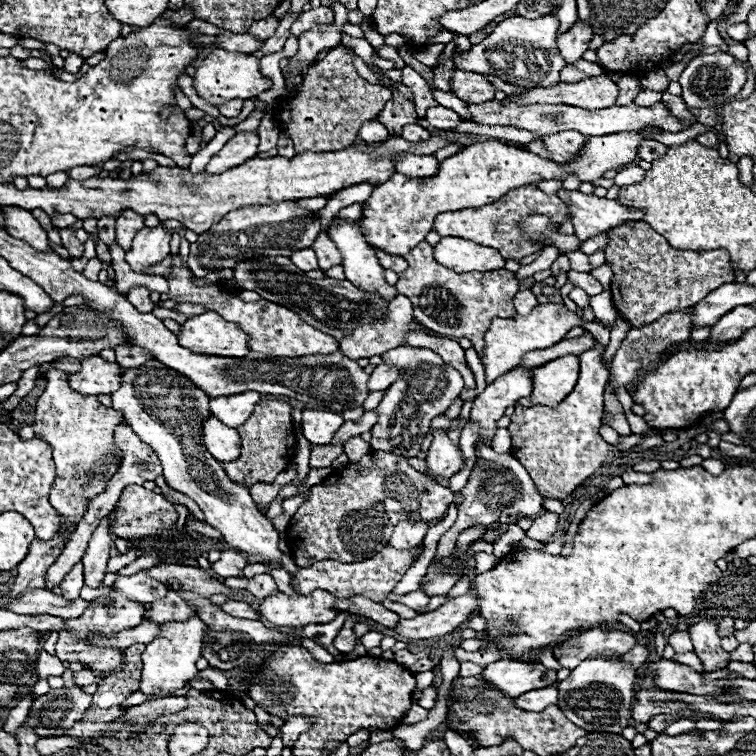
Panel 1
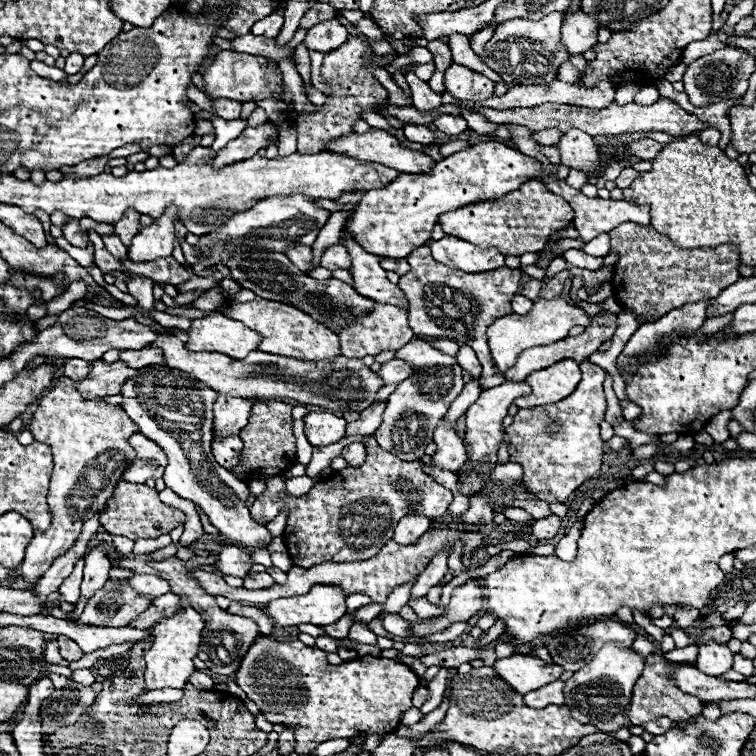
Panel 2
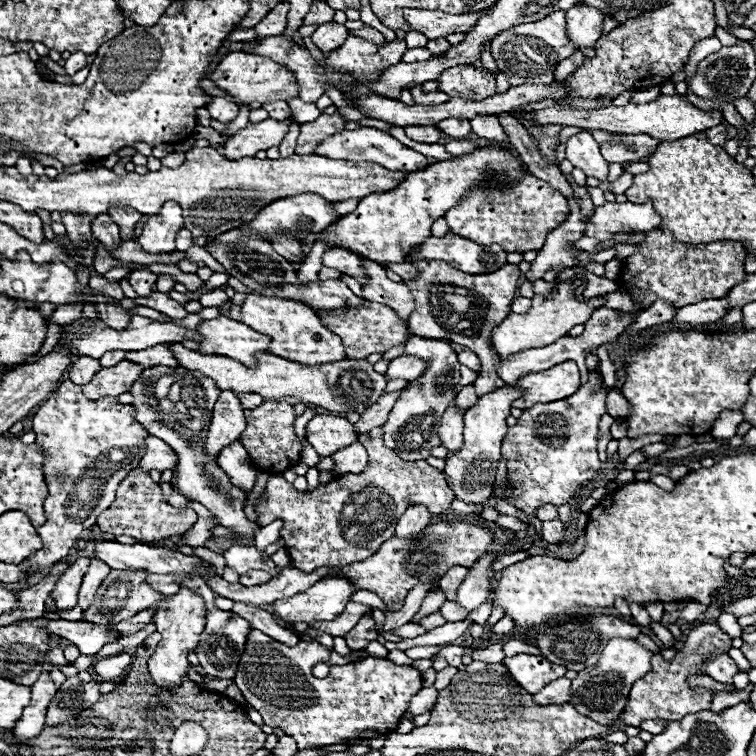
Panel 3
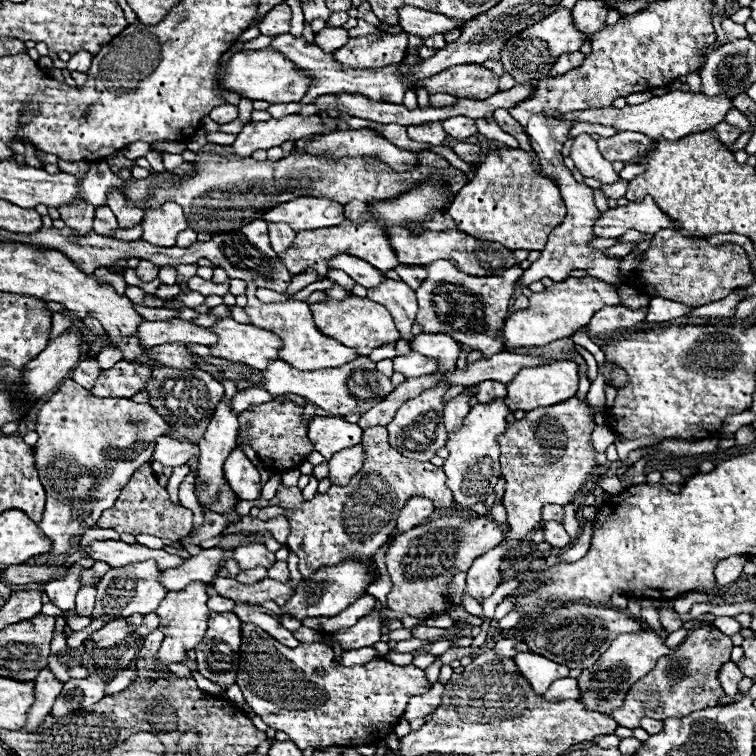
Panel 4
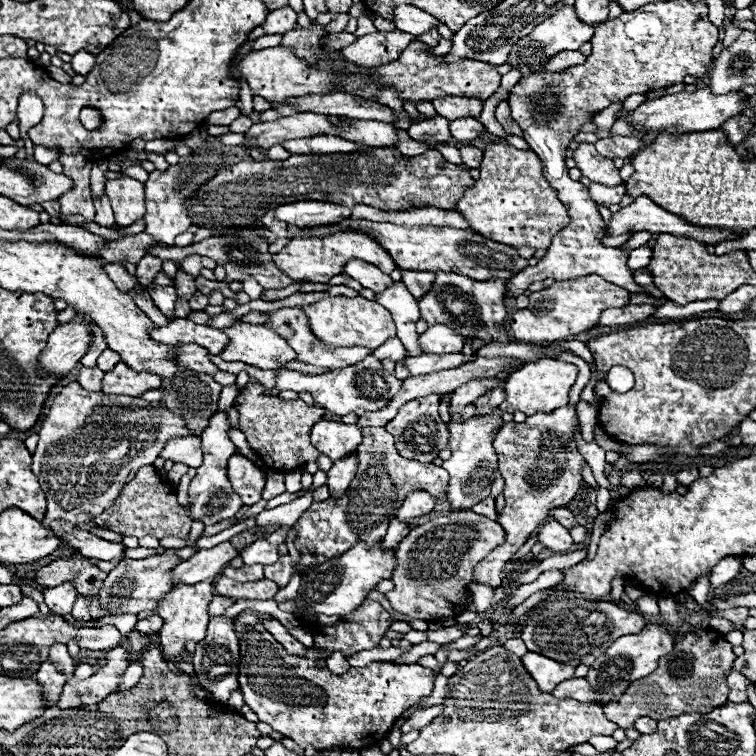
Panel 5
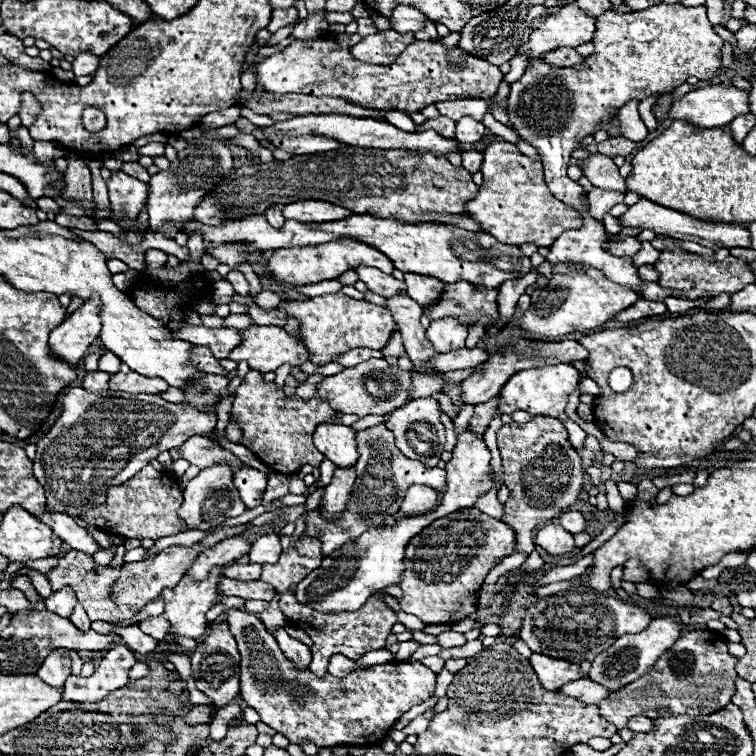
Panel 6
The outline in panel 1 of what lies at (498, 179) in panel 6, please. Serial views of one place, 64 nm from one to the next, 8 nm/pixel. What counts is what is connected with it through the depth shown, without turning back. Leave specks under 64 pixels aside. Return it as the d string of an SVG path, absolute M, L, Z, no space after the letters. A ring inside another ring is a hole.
M528 184L528 186L522 186L522 188L510 190L508 194L504 194L494 204L486 204L486 206L480 206L480 208L464 208L464 210L454 210L454 212L440 212L434 218L434 230L438 232L440 238L462 236L462 238L474 240L478 244L496 248L506 260L518 260L520 262L528 254L538 252L542 248L538 242L524 240L520 236L518 226L516 226L522 216L528 216L528 214L534 214L534 212L548 216L550 220L554 220L554 224L562 224L564 218L570 216L566 204L558 196L544 194L542 190L538 190L536 184Z

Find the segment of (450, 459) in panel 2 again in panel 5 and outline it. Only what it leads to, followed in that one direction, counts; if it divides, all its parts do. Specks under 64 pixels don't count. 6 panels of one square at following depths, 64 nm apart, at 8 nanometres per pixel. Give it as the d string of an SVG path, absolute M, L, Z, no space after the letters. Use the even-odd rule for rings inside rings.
M486 378L486 380L468 382L468 384L460 386L460 388L456 388L456 392L452 394L452 404L450 404L450 408L452 408L450 418L452 418L452 422L460 422L464 406L476 402L478 396L482 396L486 390L492 390L496 384L498 384L496 378Z

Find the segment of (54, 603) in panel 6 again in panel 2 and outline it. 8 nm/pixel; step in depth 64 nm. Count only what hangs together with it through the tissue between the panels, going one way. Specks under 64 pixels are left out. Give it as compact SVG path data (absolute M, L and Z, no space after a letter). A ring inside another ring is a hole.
M84 560L76 562L72 574L62 582L60 586L60 594L64 596L66 602L70 604L76 604L78 598L80 598L80 584L82 584L82 568L84 568Z

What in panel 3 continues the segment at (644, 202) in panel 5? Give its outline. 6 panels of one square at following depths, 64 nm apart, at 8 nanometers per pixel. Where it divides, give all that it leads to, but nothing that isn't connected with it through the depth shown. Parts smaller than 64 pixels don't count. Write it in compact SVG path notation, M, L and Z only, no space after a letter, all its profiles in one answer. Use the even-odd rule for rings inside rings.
M604 202L594 208L594 214L584 224L584 236L588 238L612 238L612 234L630 228L636 232L654 230L660 224L660 216L654 212L652 202Z

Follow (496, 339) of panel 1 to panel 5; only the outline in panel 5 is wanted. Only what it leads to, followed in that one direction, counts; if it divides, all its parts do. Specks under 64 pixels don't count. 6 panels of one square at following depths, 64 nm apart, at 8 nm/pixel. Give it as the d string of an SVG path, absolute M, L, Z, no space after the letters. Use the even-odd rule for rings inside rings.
M596 274L580 276L574 280L562 280L562 282L554 282L552 286L540 292L532 292L530 306L526 310L516 310L512 314L510 332L516 342L550 344L594 328L602 310L622 308L626 304L628 304L628 292L624 288L616 288L614 284L608 284Z

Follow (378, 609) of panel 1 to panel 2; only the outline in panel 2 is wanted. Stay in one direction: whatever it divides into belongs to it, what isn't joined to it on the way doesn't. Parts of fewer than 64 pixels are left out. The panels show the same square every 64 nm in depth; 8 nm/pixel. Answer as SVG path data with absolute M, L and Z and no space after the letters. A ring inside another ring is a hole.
M380 612L378 614L382 620L382 626L394 634L394 636L410 636L408 634L408 622L404 618L400 618L398 614L390 614L390 612Z

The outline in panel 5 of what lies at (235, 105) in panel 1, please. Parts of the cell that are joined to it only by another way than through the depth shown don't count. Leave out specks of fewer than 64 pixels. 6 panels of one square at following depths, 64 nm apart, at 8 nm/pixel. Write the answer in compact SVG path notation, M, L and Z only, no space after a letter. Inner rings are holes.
M236 106L232 108L226 108L226 110L216 110L208 116L208 124L218 124L218 126L230 126L236 118L240 116L240 110Z

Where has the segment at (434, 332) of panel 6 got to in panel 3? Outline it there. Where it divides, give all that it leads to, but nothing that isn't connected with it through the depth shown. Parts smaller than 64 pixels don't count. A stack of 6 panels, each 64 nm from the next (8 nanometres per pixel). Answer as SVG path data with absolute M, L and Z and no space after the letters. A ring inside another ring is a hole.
M412 336L404 344L404 356L416 356L424 360L428 364L428 372L424 372L424 376L416 378L416 382L410 382L400 390L396 404L388 414L388 422L382 426L382 440L386 448L392 448L404 460L426 460L430 456L430 448L440 446L436 428L440 424L440 416L446 412L448 404L456 396L456 386L460 382L460 364L450 342L434 338Z

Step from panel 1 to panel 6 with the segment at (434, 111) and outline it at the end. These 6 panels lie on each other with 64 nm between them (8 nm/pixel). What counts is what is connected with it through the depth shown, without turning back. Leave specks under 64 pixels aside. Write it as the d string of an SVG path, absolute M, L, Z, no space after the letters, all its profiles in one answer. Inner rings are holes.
M464 118L456 122L456 140L464 142L464 144L472 144L478 142L482 138L482 134L486 132L484 124L472 118Z

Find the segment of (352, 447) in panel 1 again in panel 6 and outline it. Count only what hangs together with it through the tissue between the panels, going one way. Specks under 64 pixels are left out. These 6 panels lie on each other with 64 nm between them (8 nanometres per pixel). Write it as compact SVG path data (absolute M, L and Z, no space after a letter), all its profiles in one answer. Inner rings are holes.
M350 466L350 468L336 468L334 470L332 482L326 486L324 500L320 504L324 508L324 516L334 518L334 516L338 516L338 512L344 510L346 500L348 500L350 492L352 492L354 480L356 480L354 466Z

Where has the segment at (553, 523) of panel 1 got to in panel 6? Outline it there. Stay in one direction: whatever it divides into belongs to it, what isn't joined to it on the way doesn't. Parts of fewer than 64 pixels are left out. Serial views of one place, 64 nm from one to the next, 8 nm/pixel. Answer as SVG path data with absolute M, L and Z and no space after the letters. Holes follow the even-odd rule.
M548 524L548 526L540 528L536 534L536 544L556 556L570 554L574 550L572 534L566 532L560 524Z

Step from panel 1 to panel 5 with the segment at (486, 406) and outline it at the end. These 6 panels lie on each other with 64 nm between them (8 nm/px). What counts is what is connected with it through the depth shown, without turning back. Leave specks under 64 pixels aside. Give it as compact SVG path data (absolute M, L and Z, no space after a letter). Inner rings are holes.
M494 408L492 414L488 416L472 416L470 420L462 424L450 424L450 440L448 448L452 450L452 456L444 460L442 468L450 474L450 484L448 484L448 502L454 510L460 508L472 508L484 496L490 496L490 488L494 484L494 472L498 468L498 454L492 446L494 432L496 428L502 428L502 410Z

